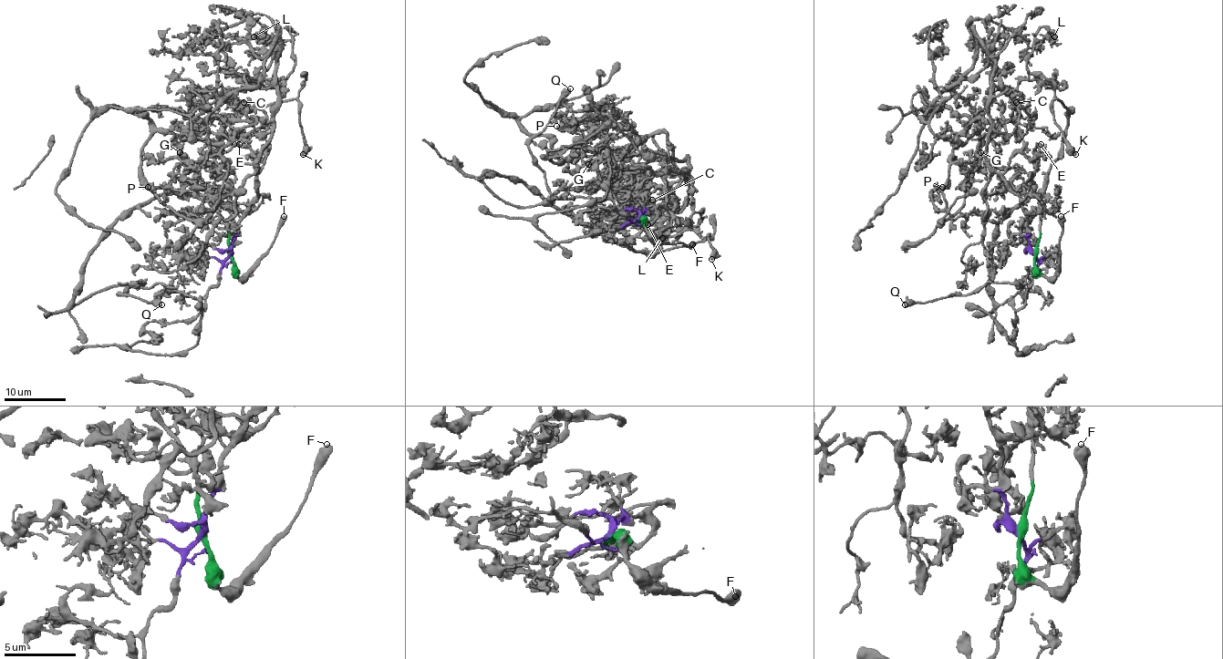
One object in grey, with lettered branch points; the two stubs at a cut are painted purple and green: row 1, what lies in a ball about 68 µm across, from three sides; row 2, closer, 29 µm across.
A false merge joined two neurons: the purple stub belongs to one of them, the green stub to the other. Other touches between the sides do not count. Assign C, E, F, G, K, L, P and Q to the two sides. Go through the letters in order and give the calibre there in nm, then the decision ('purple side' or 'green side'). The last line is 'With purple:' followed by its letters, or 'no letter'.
C: calibre 420 nm; purple side
E: calibre 420 nm; purple side
F: calibre 650 nm; green side
G: calibre 600 nm; purple side
K: calibre 550 nm; green side
L: calibre 460 nm; purple side
P: calibre 550 nm; purple side
Q: calibre 440 nm; green side
With purple: C, E, G, L, P

